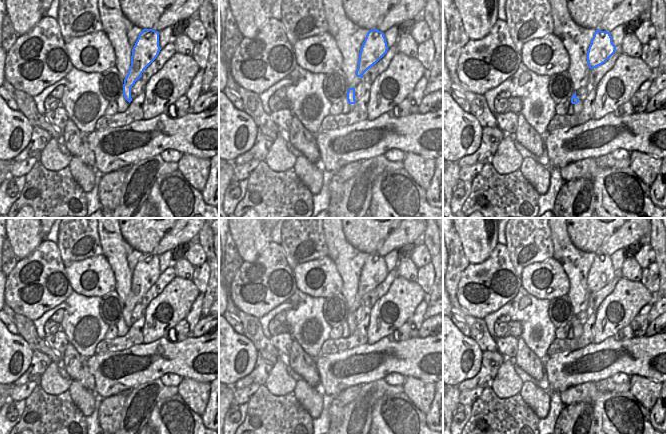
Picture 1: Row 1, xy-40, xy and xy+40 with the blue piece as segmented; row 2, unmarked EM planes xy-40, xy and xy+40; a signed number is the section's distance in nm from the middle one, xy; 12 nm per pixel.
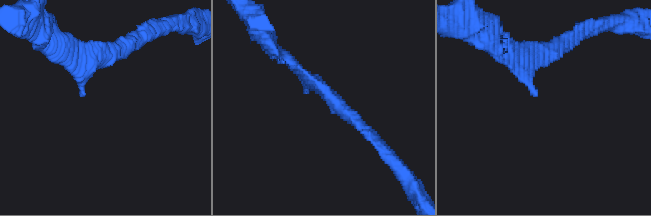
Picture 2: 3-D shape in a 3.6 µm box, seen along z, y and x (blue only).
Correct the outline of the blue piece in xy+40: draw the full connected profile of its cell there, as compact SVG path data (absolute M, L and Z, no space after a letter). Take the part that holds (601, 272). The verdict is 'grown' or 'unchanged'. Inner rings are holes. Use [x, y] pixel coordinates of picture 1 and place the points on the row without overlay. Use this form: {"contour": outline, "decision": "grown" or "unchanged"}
{"contour": "M596 254L587 276L587 286L590 293L605 287L616 275L610 256Z", "decision": "unchanged"}

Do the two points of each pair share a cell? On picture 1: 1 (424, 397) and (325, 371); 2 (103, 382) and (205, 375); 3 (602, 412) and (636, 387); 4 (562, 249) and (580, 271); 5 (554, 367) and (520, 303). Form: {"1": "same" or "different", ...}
{"1": "different", "2": "same", "3": "different", "4": "same", "5": "different"}

